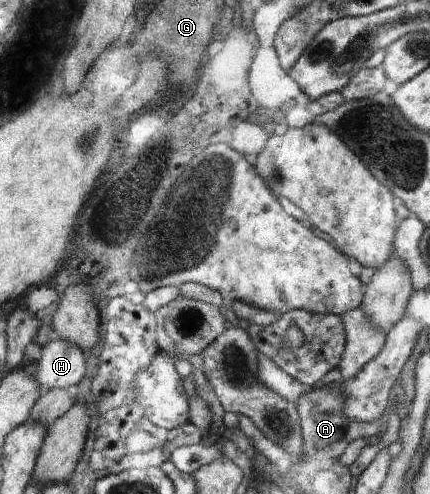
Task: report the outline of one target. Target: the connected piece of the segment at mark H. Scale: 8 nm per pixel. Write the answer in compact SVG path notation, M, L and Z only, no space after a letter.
M53 337L42 348L37 361L38 372L34 377L43 391L72 387L84 377L84 363L86 357L81 346Z

